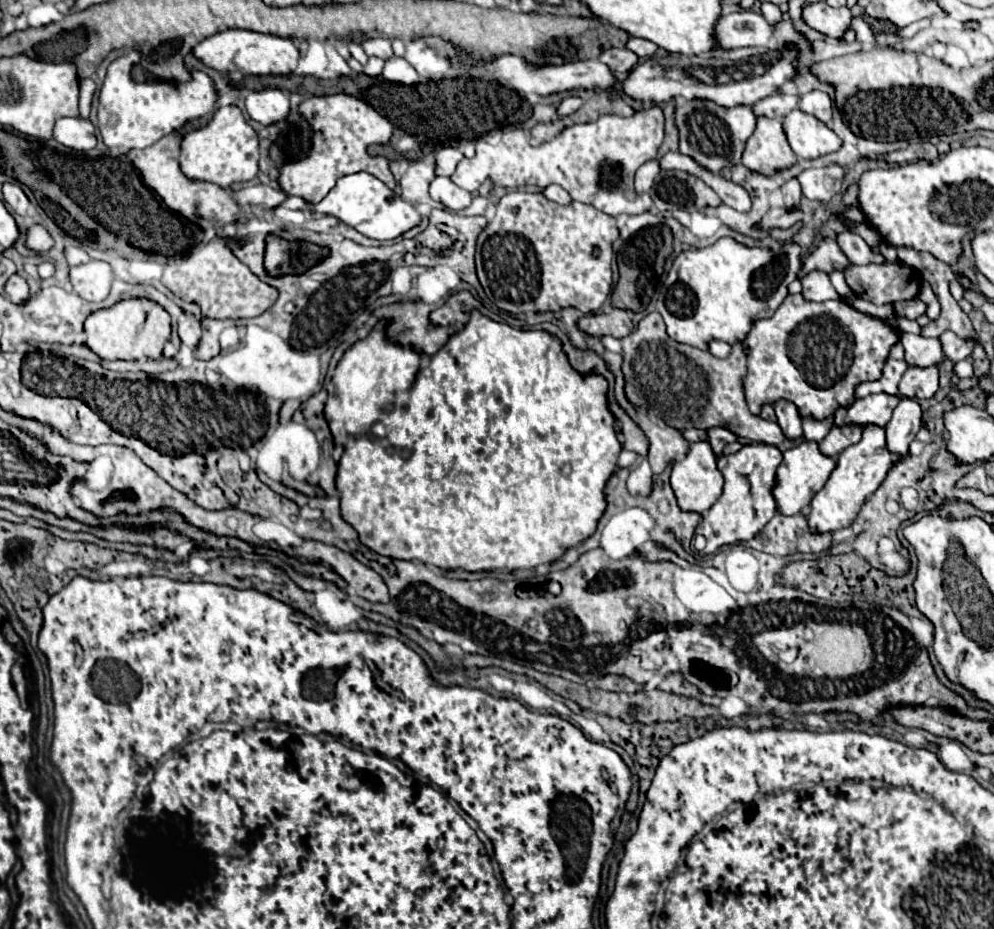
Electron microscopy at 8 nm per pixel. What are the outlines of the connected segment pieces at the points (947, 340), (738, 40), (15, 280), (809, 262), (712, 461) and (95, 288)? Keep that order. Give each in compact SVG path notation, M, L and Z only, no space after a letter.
M942 332L942 334L940 334L940 344L942 344L944 358L948 358L948 360L952 360L952 362L958 362L958 360L964 360L966 356L972 354L976 342L962 340L962 338L958 338L956 334L952 334L952 332Z
M740 10L722 16L714 26L716 46L722 50L744 48L744 46L766 46L772 36L770 24L762 14L752 10Z
M14 274L14 276L8 280L8 284L6 284L6 294L8 294L8 298L10 298L12 302L16 302L16 304L28 304L28 300L30 300L28 282L26 282L22 276Z
M824 238L818 248L806 258L802 270L799 271L798 278L802 279L802 276L806 276L808 272L812 270L820 270L820 272L834 272L834 270L848 270L850 268L850 262L848 258L844 256L844 252L838 248L838 244L830 238Z
M696 442L696 444L690 444L690 450L688 450L686 458L672 466L670 486L674 490L674 496L676 496L678 506L680 506L682 512L704 514L720 498L724 478L716 468L716 458L718 456L712 452L708 442Z
M92 260L88 264L70 268L70 280L80 298L90 302L102 302L110 294L114 272L110 264Z

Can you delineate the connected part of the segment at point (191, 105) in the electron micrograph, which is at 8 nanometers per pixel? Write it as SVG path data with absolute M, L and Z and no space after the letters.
M128 50L122 58L108 66L108 74L100 88L98 104L98 128L102 140L109 149L109 155L126 154L132 148L146 148L158 142L162 136L182 128L188 120L198 120L208 116L216 104L216 90L212 80L204 72L192 72L192 80L184 84L176 82L144 82L138 84L130 78L132 66L138 62L140 54Z

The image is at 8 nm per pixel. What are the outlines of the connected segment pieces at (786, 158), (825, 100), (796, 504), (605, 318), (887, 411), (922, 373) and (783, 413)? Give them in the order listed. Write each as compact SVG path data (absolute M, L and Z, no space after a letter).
M758 118L756 130L746 144L742 164L752 172L774 176L778 170L786 170L796 162L798 158L786 140L782 120Z
M808 92L804 96L800 96L800 104L798 108L806 114L812 114L816 116L820 122L830 122L832 120L832 100L828 98L828 94L824 92Z
M802 440L800 444L786 450L784 460L776 470L776 482L774 482L774 488L772 488L778 512L784 514L784 516L794 516L794 514L806 512L812 496L826 484L834 466L836 466L836 460L820 454L816 442Z
M614 308L610 314L586 314L578 320L578 328L590 336L624 338L632 332L632 322L626 310Z
M870 394L866 398L856 400L848 408L840 408L834 414L834 426L850 426L856 424L860 428L866 428L870 424L874 426L886 426L892 410L896 408L898 398L890 394Z
M908 368L900 380L900 394L912 400L932 398L938 390L938 368Z
M778 400L774 404L774 410L778 416L778 426L782 428L784 436L788 440L802 438L802 420L800 420L800 414L796 412L796 406L788 400Z

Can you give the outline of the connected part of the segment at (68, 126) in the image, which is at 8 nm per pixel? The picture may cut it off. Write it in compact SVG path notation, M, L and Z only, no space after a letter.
M60 118L54 126L54 138L66 148L86 152L96 146L96 128L84 118Z

